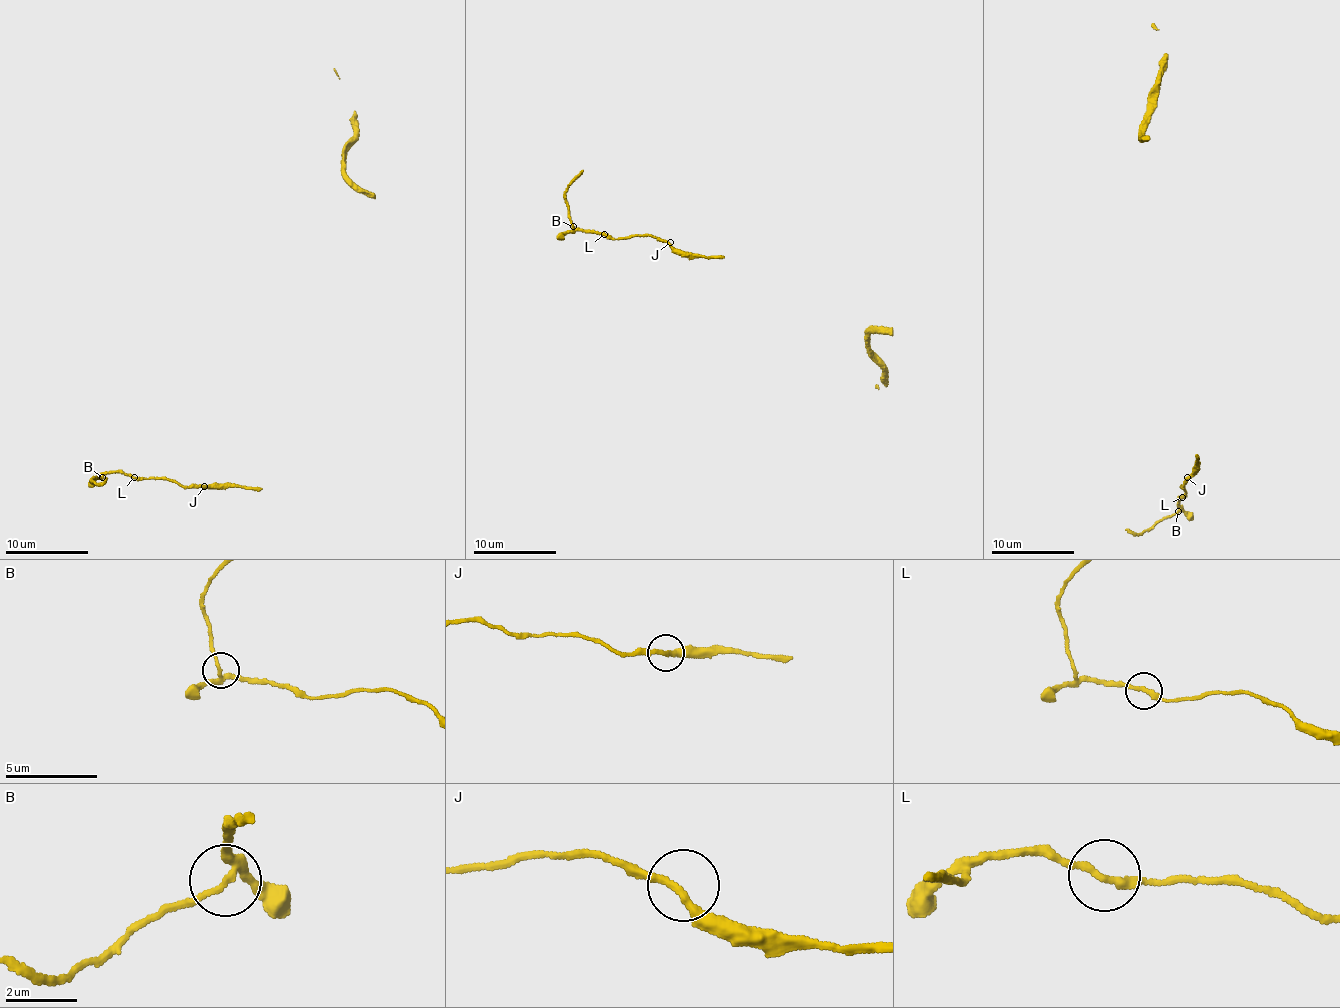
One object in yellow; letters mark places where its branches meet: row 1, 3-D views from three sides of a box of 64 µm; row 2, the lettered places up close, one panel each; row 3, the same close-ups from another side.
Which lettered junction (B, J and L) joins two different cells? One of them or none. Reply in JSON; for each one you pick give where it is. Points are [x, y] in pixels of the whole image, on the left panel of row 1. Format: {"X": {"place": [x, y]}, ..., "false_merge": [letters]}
{"B": {"place": [102, 477]}, "false_merge": ["B"]}

